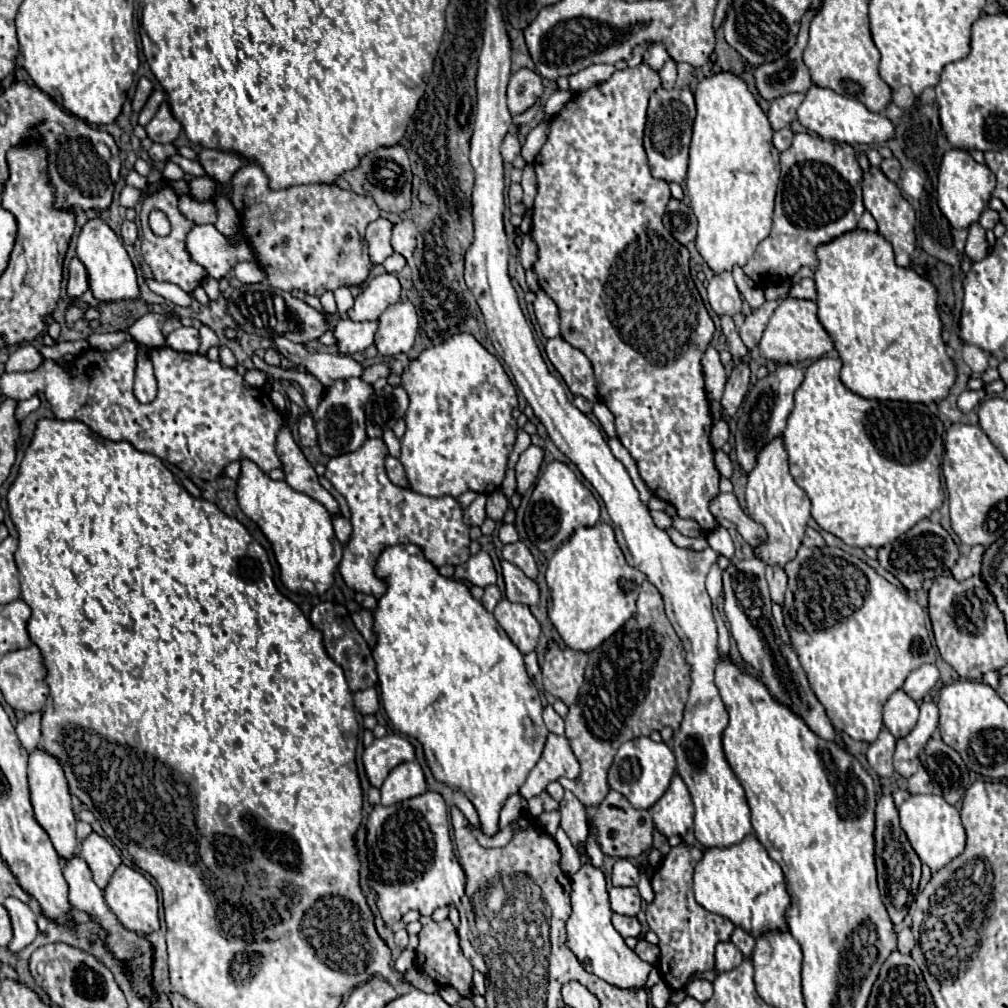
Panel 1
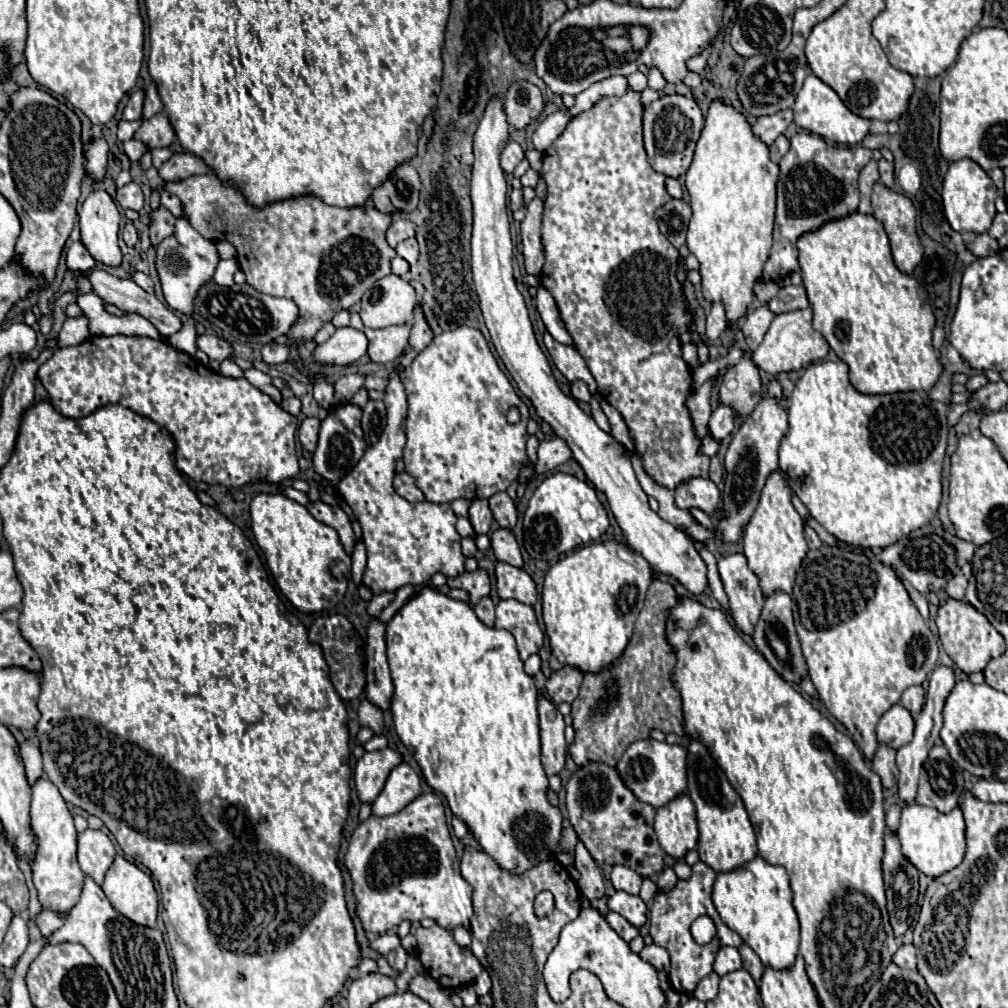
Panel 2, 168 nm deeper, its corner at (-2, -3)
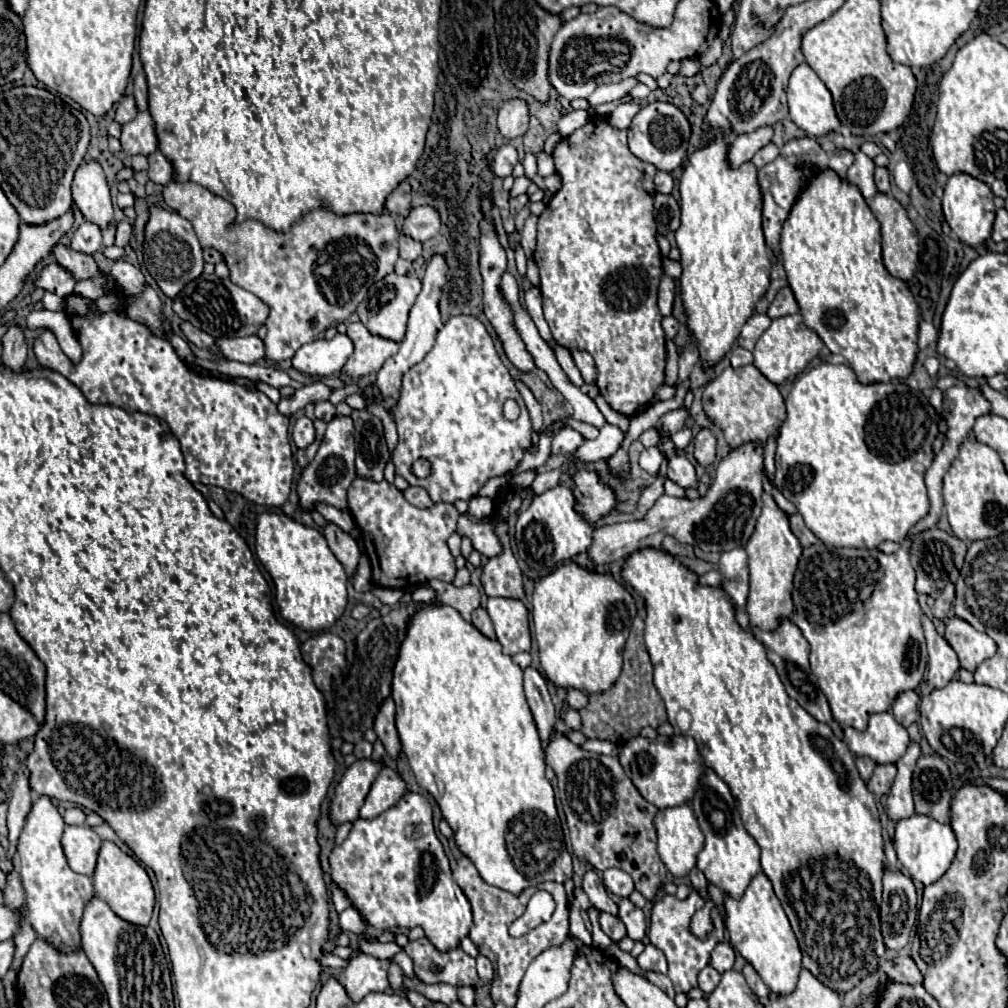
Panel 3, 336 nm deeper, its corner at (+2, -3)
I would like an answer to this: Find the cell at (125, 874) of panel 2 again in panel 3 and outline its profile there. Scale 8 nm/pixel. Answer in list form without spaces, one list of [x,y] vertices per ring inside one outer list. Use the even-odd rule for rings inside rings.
[[[104,841],[98,851],[98,865],[94,871],[94,893],[98,899],[106,901],[110,909],[124,921],[134,925],[148,925],[154,909],[154,889],[150,877],[134,857],[124,853],[112,841]]]

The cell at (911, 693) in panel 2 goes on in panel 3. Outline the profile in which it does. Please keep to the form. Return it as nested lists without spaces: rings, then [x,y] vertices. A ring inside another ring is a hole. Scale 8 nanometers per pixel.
[[[904,691],[898,695],[898,699],[892,705],[892,715],[894,719],[902,725],[902,727],[910,727],[912,723],[916,723],[920,719],[918,713],[918,701],[920,697],[914,691]]]

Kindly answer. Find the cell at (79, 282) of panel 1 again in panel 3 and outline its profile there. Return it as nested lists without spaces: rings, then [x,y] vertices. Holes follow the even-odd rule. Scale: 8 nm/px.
[[[84,221],[72,235],[72,249],[76,251],[82,251],[82,253],[96,253],[102,245],[102,231],[96,223],[92,221]]]

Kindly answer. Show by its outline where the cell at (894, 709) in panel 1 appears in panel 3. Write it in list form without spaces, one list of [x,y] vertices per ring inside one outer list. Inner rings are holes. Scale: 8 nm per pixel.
[[[892,713],[872,715],[866,731],[844,727],[844,743],[856,757],[870,757],[874,763],[896,763],[908,747],[908,731],[896,723]]]

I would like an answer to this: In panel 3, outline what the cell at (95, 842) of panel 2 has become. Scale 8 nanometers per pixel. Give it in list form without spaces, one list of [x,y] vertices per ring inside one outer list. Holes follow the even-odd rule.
[[[66,825],[62,833],[62,849],[72,871],[92,877],[96,869],[96,855],[102,839],[88,825]]]

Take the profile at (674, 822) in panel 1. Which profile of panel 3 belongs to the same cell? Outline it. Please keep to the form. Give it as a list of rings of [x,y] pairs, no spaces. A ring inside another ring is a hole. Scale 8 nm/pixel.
[[[690,805],[670,807],[664,811],[658,811],[654,825],[658,829],[658,855],[666,869],[674,877],[686,877],[692,867],[696,867],[696,857],[704,849],[704,835],[698,827],[698,821],[694,817],[694,811]]]

